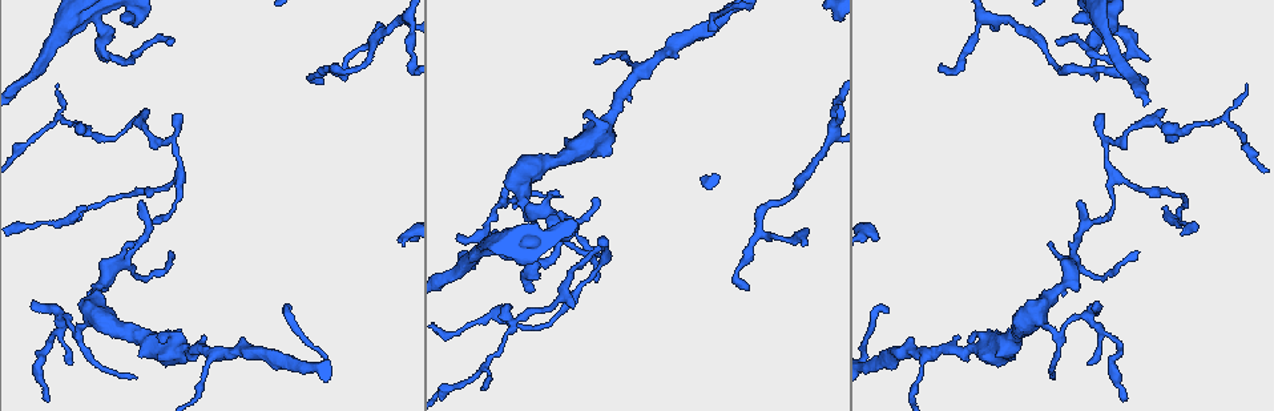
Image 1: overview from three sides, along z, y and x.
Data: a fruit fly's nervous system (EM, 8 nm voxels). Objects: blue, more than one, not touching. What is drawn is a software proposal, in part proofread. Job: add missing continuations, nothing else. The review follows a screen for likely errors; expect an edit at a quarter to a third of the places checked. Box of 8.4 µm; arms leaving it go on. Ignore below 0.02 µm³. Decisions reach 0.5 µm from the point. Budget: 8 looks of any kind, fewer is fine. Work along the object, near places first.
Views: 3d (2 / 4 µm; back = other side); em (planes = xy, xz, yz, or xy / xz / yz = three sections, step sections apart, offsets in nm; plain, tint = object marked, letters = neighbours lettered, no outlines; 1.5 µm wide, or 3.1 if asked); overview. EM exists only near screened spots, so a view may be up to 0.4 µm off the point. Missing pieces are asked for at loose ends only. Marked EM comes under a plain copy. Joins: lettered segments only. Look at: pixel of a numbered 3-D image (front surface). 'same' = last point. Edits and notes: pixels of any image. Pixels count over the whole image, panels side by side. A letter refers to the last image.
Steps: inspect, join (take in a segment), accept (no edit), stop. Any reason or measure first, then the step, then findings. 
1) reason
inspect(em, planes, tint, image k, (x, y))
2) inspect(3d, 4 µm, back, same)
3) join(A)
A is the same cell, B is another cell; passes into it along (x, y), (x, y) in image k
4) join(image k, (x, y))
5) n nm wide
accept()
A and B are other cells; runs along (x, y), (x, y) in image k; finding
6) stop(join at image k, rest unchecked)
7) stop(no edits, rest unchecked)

tapers out
inspect(3d, 2 µm, image 1, (320, 82))

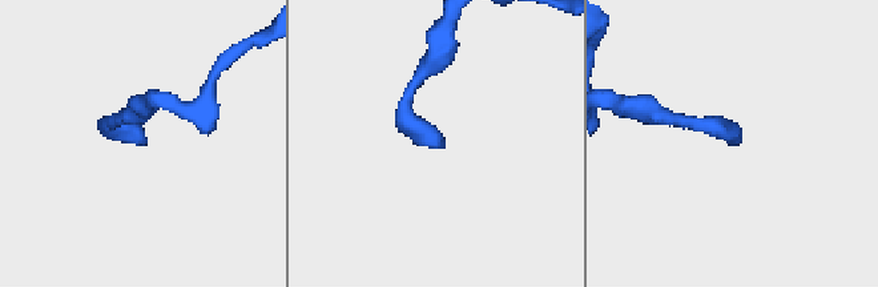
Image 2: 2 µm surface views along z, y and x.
need the tissue
inspect(em, xz, step 4, tint, image 2, (439, 143))

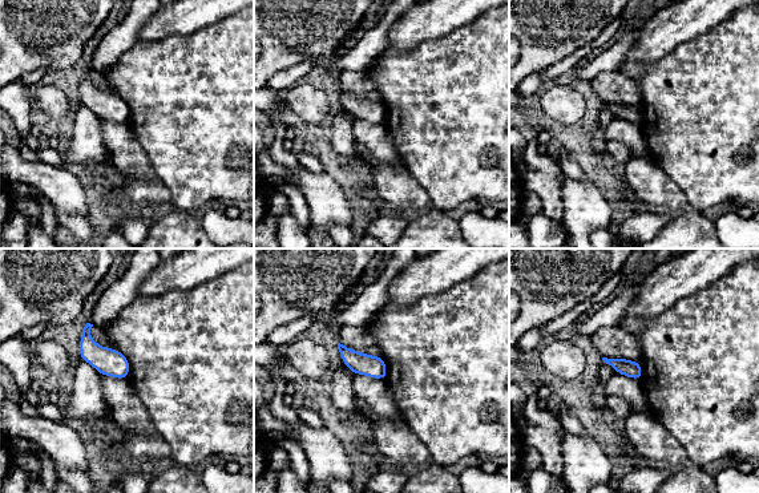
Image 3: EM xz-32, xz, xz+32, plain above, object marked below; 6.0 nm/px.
another direction
inspect(em, planes, letters, same)

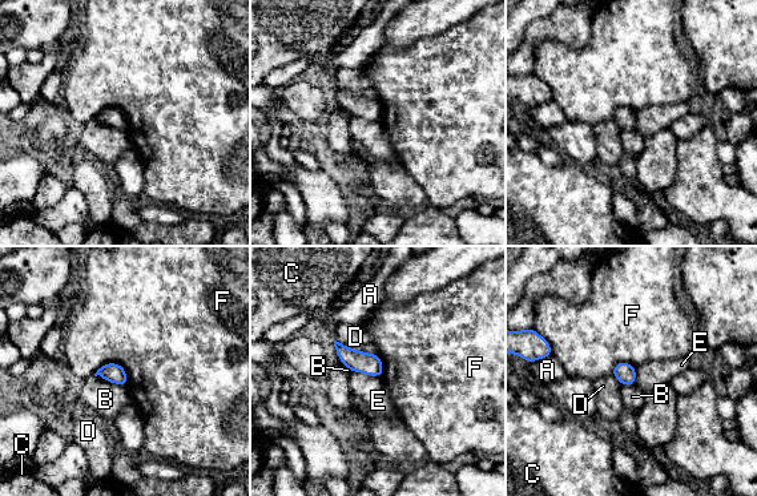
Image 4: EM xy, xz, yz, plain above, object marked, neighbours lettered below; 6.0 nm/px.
accept()
A, B, C, D, E and F are other cells; border along (93, 374), (119, 363), (128, 384) in image 4; no lettered segment goes on from it

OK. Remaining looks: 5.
branch stops here
inspect(em, yz, step 8, letters, image 1, (805, 243))

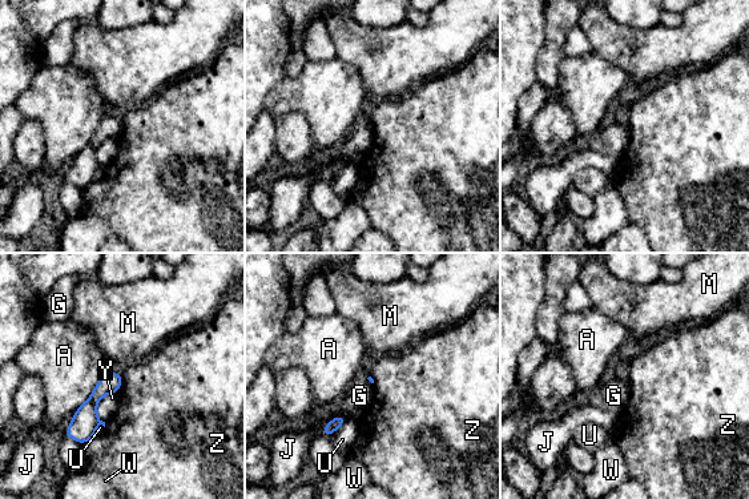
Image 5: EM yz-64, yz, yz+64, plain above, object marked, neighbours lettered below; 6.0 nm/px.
cut it another way
inspect(em, planes, letters, same)

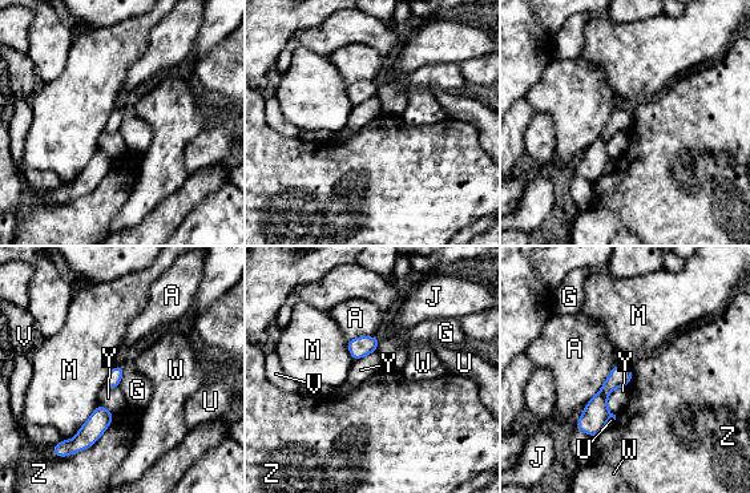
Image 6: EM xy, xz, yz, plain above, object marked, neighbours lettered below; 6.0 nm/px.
Z touches over 360 nm
accept()
A, G, J, M, U, V, W, Y and Z are other cells; border along (113, 413), (104, 433), (73, 455) in image 6; none of them fits

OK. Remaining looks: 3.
an open end
inspect(3d, 4 µm, image 1, (597, 197))

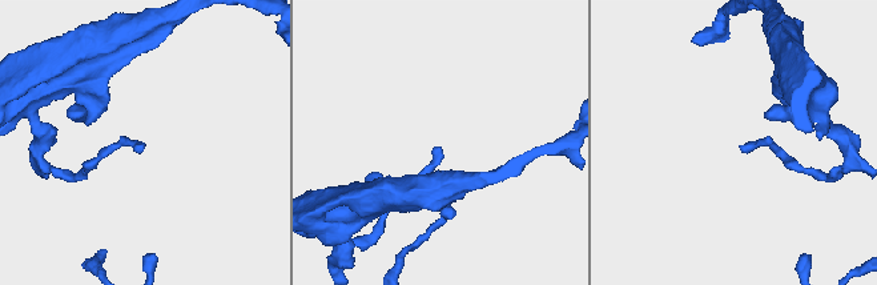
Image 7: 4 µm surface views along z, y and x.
inspect(em, planes, letters, image 7, (140, 152))

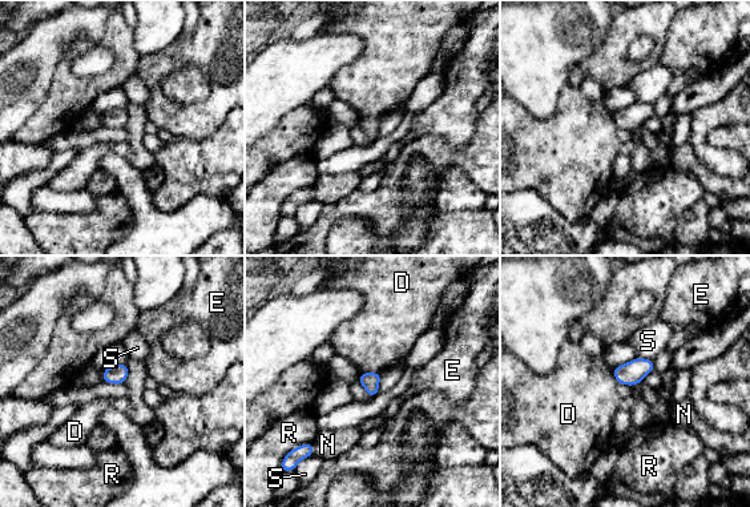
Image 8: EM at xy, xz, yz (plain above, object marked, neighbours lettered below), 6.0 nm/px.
110 nm wide
accept()
D, E, N, R and S are other cells; border along (361, 371), (379, 373) in image 8; none of them fits

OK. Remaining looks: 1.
stop(no edits, rest unchecked)

